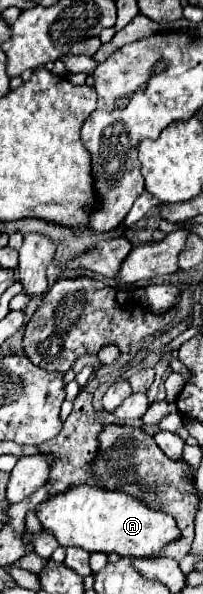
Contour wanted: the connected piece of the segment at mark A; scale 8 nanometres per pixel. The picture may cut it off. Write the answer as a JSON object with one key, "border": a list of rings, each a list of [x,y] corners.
{"border":[[[73,485],[63,493],[51,493],[49,499],[37,505],[37,519],[61,547],[119,553],[121,557],[157,557],[165,543],[181,535],[171,515],[155,511],[127,493],[105,491],[93,485]]]}

